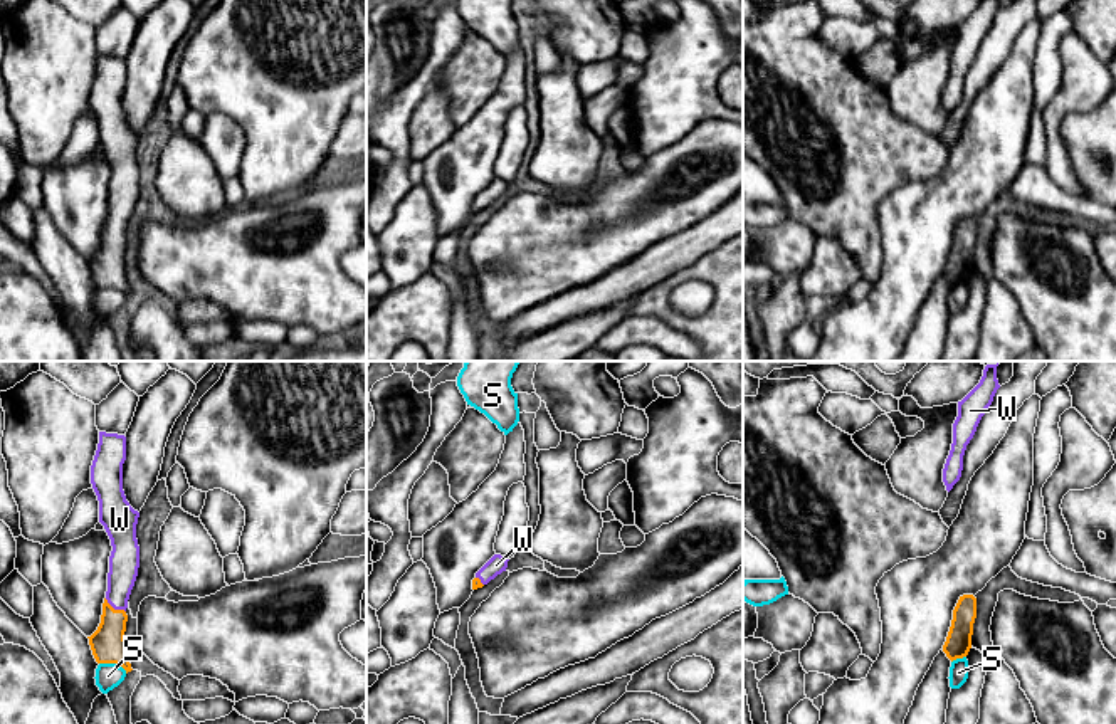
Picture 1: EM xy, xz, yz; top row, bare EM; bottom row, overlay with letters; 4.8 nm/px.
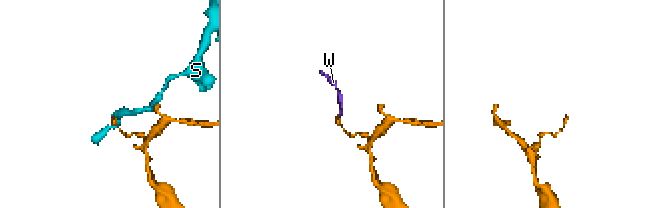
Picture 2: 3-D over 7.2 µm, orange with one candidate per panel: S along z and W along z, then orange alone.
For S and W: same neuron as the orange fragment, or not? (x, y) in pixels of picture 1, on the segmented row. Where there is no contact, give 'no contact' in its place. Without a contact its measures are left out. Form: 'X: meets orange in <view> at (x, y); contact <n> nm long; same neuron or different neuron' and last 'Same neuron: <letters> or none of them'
S: meets orange in xy at (113, 662); contact 140 nm long; different neuron
W: meets orange in xy at (113, 608); contact 120 nm long; same neuron
Same neuron: W

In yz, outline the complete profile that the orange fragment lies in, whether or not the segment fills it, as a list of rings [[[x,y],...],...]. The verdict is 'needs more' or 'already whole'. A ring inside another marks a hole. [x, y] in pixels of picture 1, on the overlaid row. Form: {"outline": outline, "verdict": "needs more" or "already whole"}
{"outline": [[[973,595],[960,596],[951,627],[943,645],[943,652],[953,662],[968,655],[971,648],[973,623],[976,618],[976,598]]], "verdict": "already whole"}

